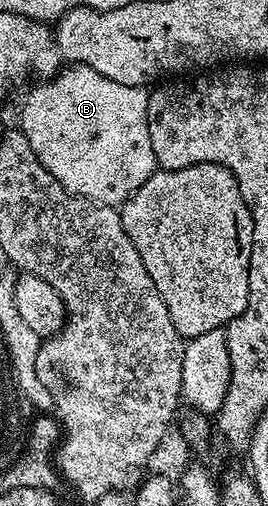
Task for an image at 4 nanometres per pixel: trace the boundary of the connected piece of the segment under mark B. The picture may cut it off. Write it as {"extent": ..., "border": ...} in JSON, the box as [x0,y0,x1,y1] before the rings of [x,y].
{"extent":[19,64,158,207],"border":[[[84,64],[70,65],[68,68],[62,69],[55,77],[42,81],[37,85],[41,86],[35,87],[26,96],[25,103],[21,106],[21,123],[19,123],[19,129],[21,133],[27,136],[31,148],[35,152],[35,156],[43,164],[43,168],[47,168],[47,172],[51,172],[51,176],[55,176],[57,185],[64,188],[69,194],[79,198],[86,198],[92,202],[98,202],[104,206],[120,207],[158,169],[157,161],[151,148],[151,136],[149,135],[150,91],[143,86],[128,86],[127,84],[112,82],[107,76],[95,72],[90,66]]]}

